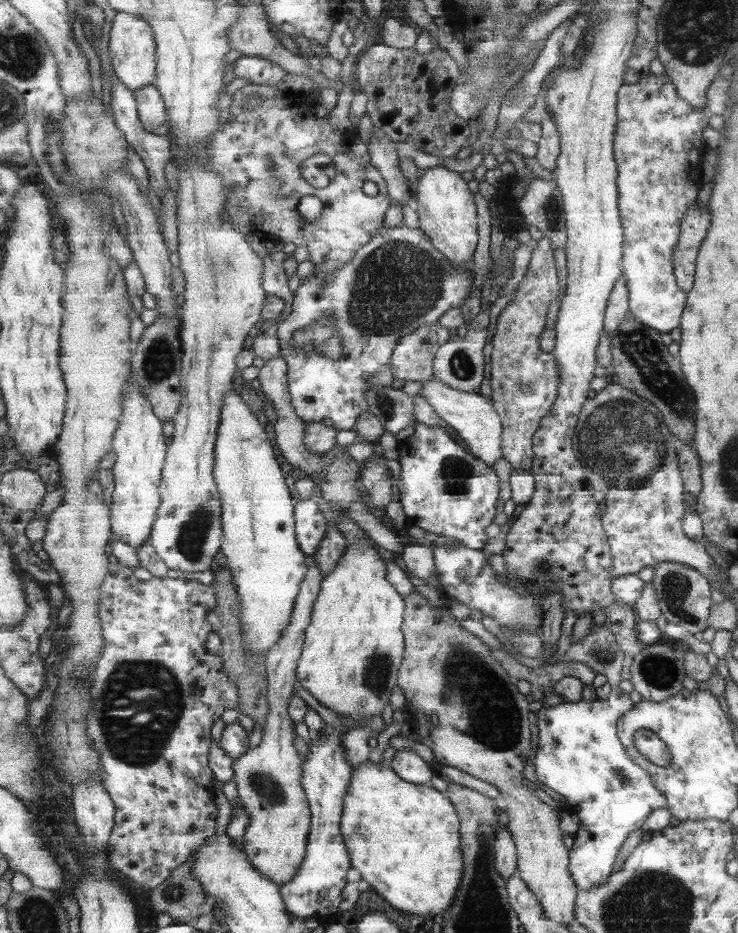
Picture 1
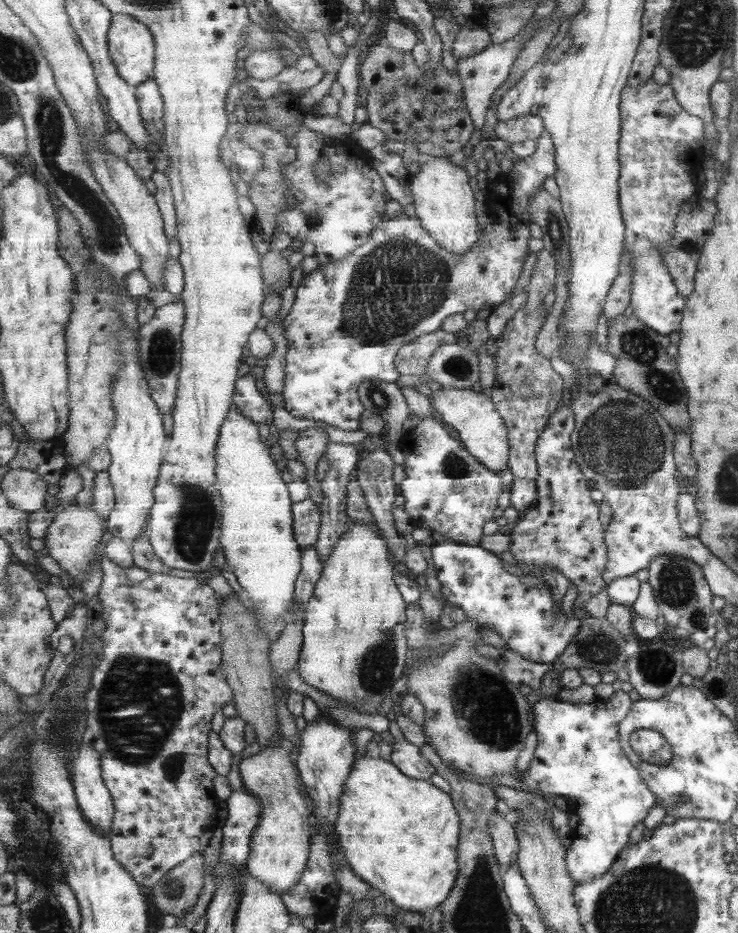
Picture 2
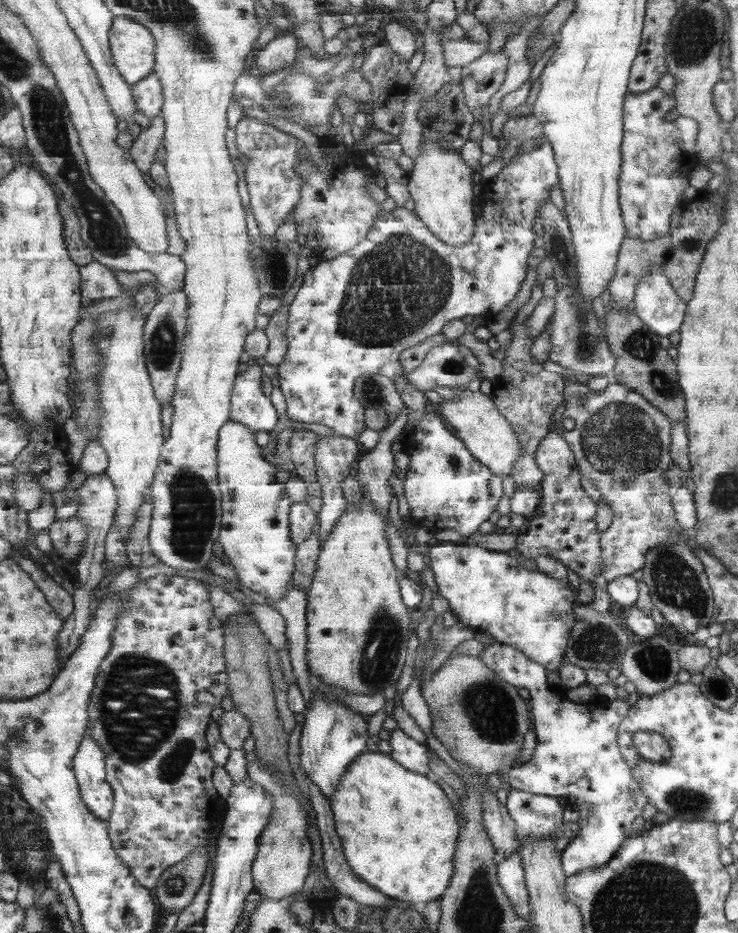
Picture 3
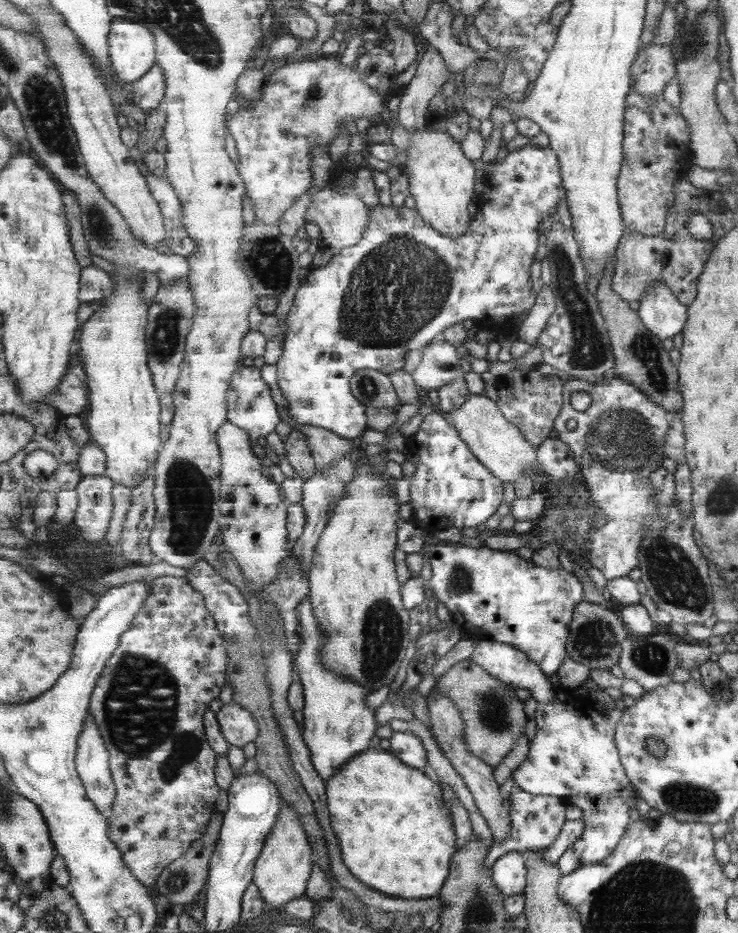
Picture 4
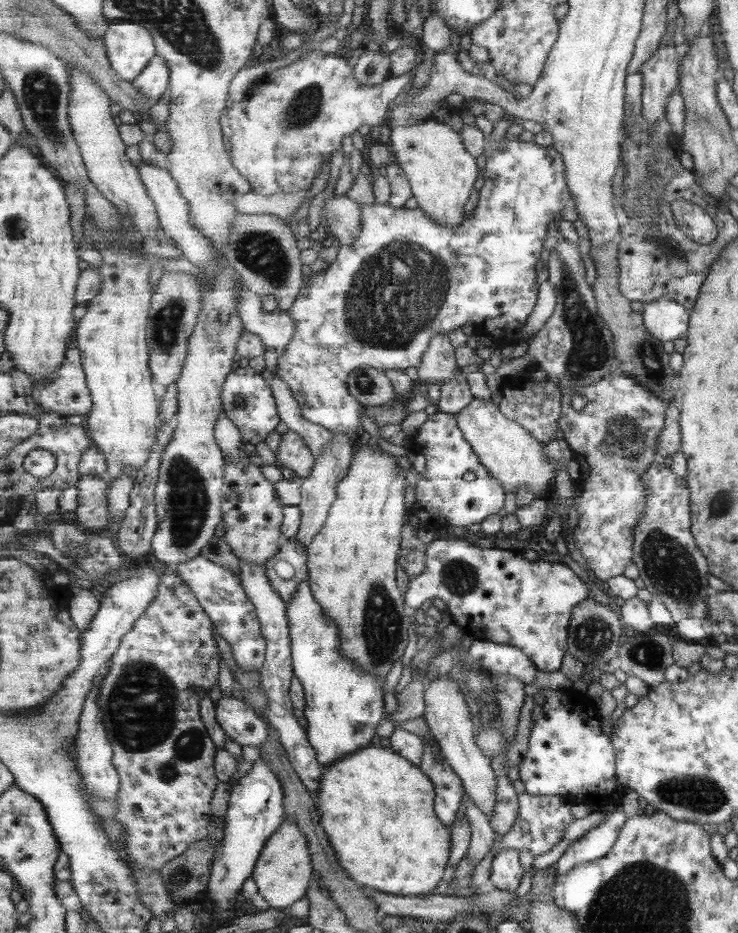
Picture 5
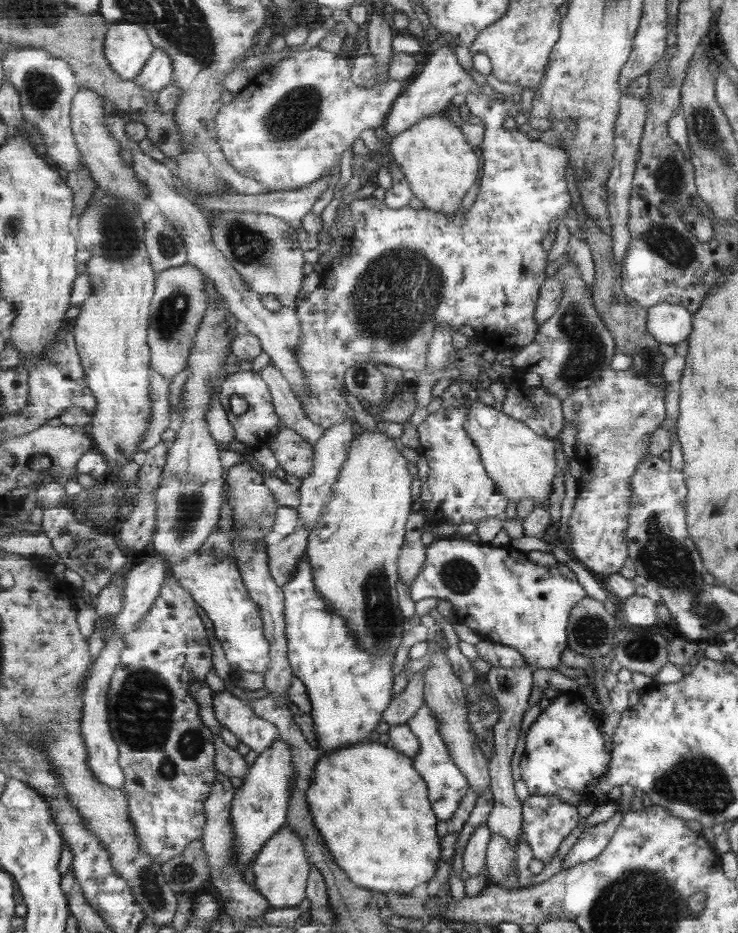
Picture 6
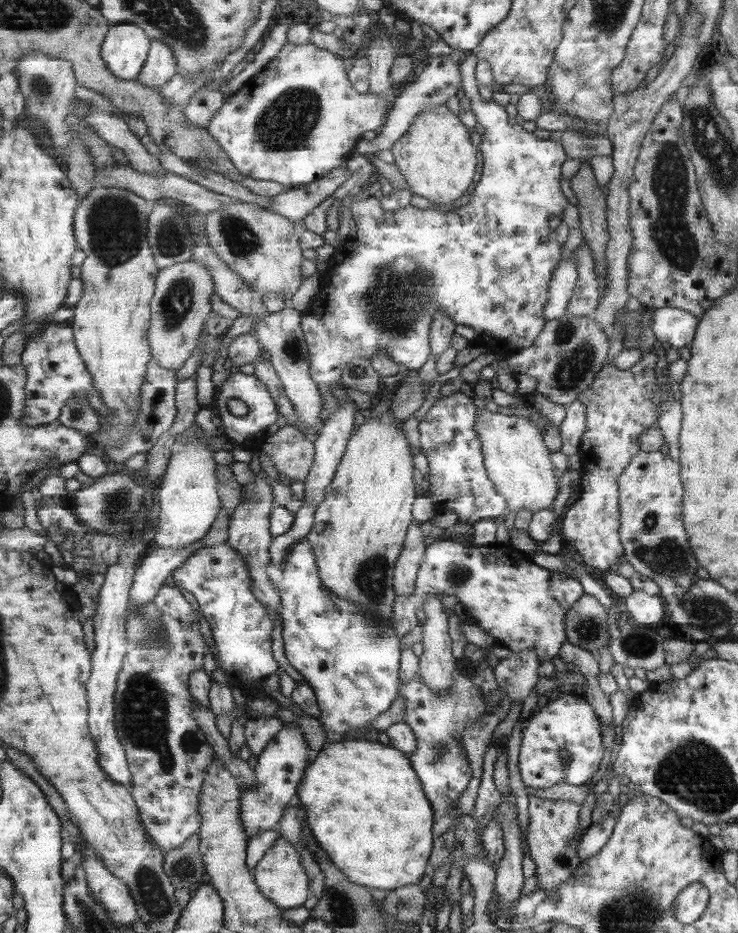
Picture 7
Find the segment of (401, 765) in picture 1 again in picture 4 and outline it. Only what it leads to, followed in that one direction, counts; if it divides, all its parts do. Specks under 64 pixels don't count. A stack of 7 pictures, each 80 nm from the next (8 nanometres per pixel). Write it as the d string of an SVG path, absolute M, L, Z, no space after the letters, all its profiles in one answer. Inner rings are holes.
M403 731L395 732L389 741L391 744L390 753L413 768L430 772L427 750L416 734Z

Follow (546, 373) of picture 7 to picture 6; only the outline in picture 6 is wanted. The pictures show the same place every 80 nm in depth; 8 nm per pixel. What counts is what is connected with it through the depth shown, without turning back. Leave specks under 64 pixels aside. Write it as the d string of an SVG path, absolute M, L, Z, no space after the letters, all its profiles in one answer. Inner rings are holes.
M568 252L567 260L558 268L557 274L564 282L563 298L557 312L539 327L534 342L523 347L510 363L524 373L536 371L542 379L541 386L565 401L572 392L591 386L602 370L610 368L609 362L617 350L612 334L594 309L592 292Z

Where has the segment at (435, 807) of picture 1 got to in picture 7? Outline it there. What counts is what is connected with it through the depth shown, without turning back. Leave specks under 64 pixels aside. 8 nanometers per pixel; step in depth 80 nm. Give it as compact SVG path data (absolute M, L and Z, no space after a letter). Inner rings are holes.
M372 736L325 744L308 765L297 798L309 812L308 823L315 836L319 836L319 844L331 852L332 861L347 874L351 882L362 887L391 891L425 880L433 854L433 826L438 813L428 799L412 760L405 752L389 744L380 744Z

